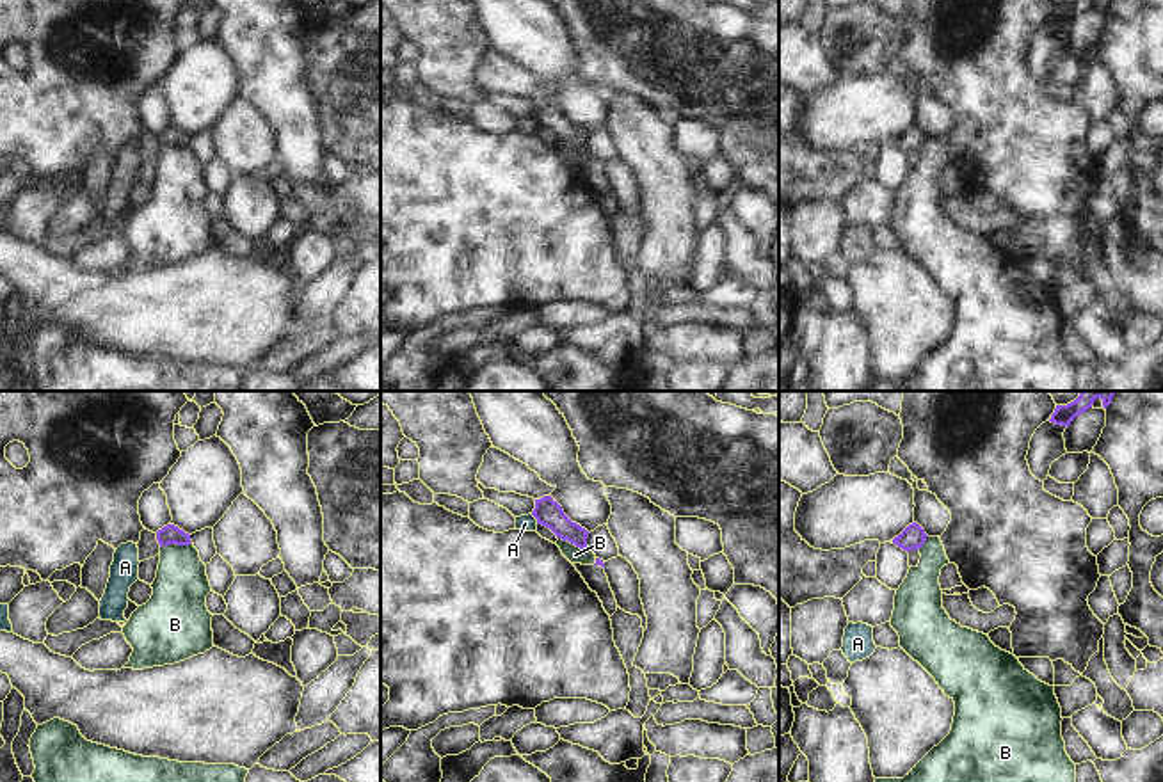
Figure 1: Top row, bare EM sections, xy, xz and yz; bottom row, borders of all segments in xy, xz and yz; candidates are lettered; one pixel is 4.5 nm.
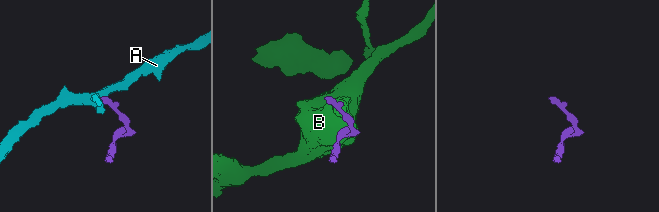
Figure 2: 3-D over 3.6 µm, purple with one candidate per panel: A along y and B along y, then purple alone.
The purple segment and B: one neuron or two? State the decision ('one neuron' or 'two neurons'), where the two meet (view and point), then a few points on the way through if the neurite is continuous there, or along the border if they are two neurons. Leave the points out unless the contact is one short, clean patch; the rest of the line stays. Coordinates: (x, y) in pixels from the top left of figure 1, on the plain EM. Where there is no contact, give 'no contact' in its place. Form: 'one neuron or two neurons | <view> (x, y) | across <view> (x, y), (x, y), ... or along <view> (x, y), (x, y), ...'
two neurons | xy (175, 144) | along xy (191, 143), (160, 150)

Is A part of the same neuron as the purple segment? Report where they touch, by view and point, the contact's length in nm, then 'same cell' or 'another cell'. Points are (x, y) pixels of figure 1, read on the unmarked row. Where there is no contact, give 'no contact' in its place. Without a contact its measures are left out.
xz (536, 119) | 60 nm | another cell

